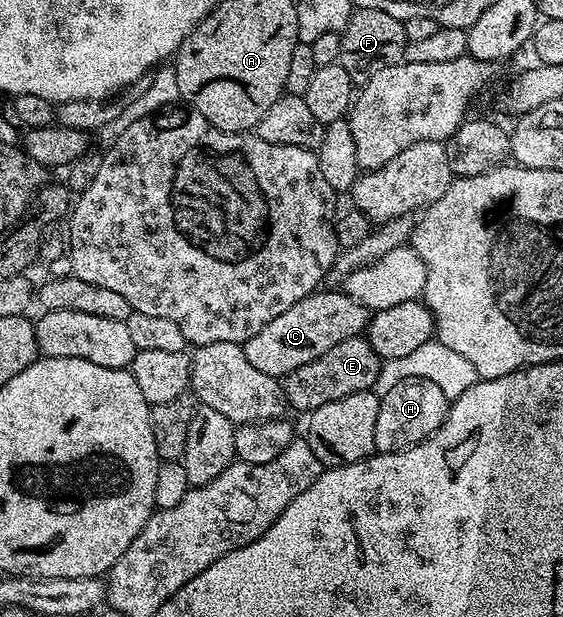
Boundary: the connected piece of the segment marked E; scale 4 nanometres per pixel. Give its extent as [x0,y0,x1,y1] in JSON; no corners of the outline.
[280,335,382,414]

